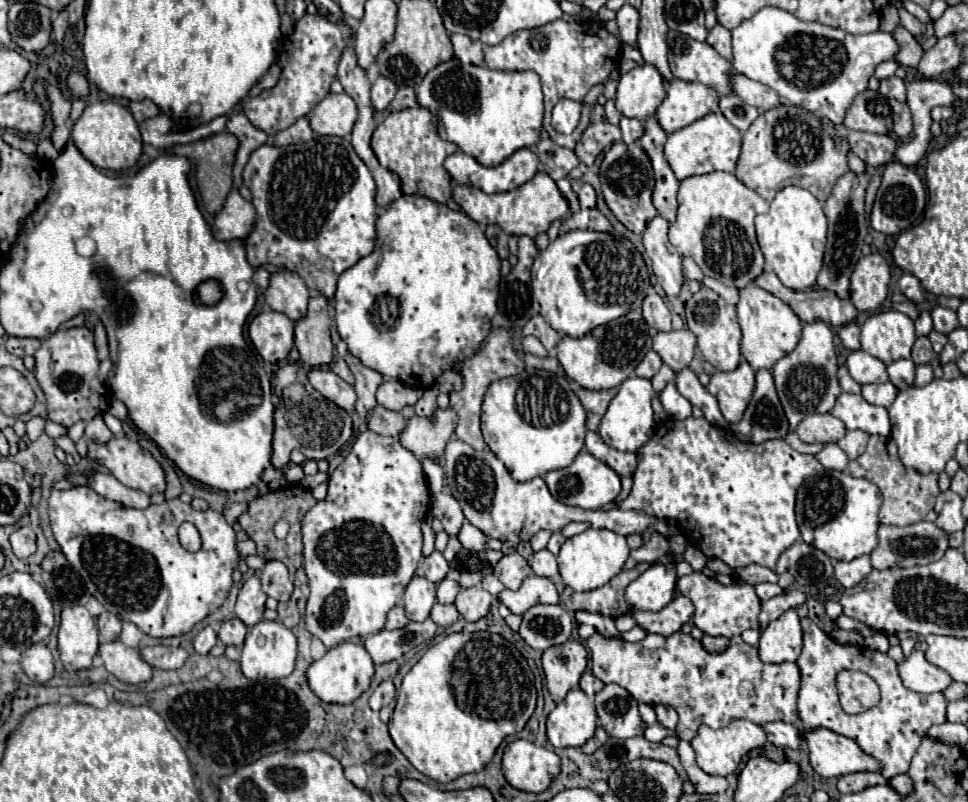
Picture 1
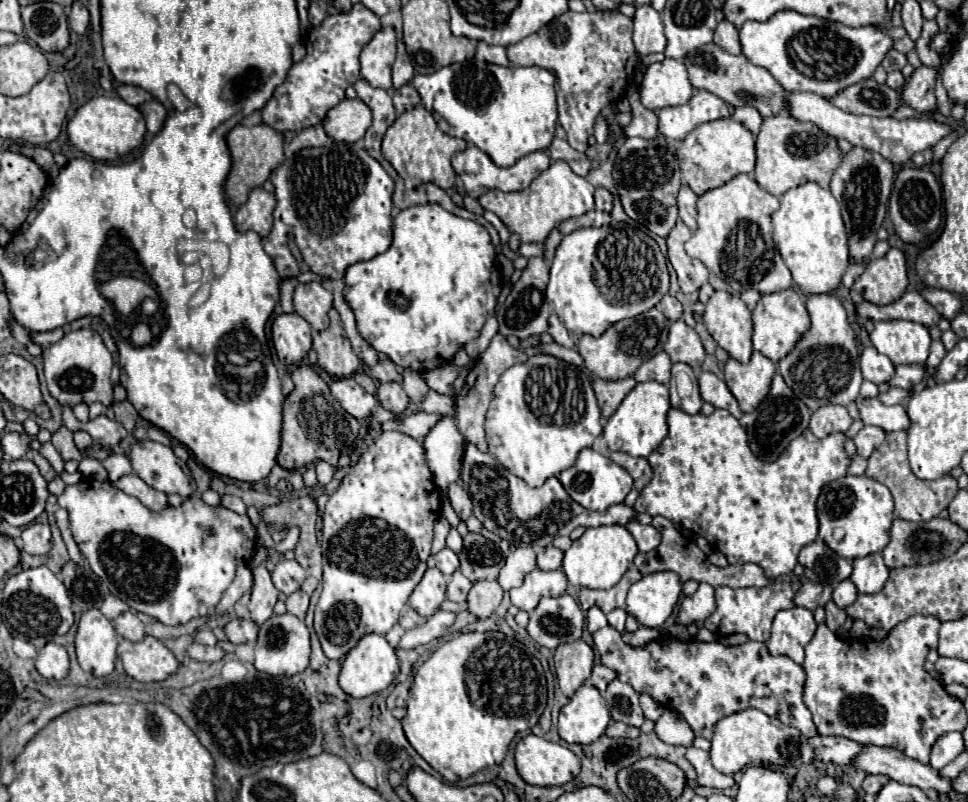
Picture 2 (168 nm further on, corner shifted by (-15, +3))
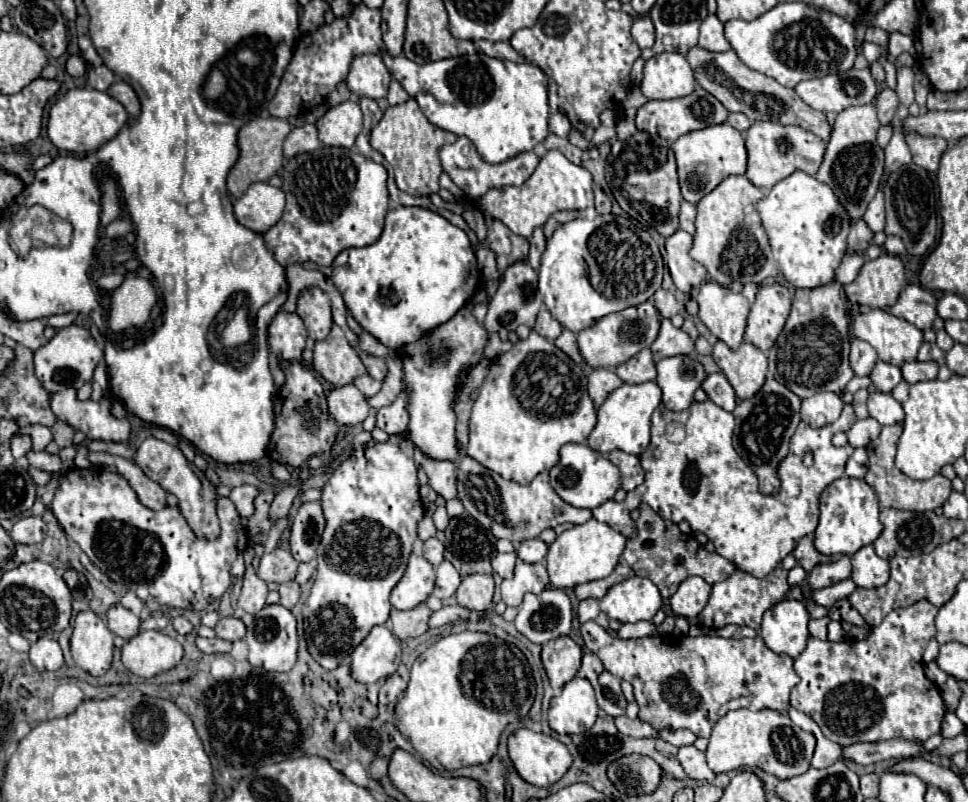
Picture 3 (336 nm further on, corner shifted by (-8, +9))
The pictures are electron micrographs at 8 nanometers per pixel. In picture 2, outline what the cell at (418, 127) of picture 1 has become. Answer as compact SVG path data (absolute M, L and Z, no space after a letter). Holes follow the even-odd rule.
M422 104L400 114L396 118L396 122L386 130L384 140L382 140L382 156L404 178L408 190L418 188L428 182L432 182L444 190L452 188L454 180L456 180L456 172L450 164L450 158L464 148L466 148L466 142L462 138L452 138L452 136L444 134L436 126L432 114Z

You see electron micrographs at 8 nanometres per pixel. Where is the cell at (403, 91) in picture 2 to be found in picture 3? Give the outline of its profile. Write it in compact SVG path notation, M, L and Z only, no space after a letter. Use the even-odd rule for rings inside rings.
M393 80L393 82L391 82L391 86L389 86L387 100L389 100L389 104L391 104L391 106L395 106L395 104L403 104L403 102L407 102L407 100L409 100L409 94L403 90L403 86L401 86L397 80Z

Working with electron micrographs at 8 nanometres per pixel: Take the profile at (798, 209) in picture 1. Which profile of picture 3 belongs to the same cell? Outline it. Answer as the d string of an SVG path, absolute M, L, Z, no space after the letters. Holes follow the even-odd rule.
M797 170L771 188L757 204L757 212L769 236L773 258L789 284L795 288L817 288L833 282L835 270L847 252L851 222L829 186Z

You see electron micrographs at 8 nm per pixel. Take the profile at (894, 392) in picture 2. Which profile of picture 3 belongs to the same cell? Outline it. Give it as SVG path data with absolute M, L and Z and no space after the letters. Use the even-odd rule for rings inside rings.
M859 390L853 394L853 408L855 408L855 414L857 418L867 418L867 410L865 410L865 402L867 402L867 396L869 392L867 390Z

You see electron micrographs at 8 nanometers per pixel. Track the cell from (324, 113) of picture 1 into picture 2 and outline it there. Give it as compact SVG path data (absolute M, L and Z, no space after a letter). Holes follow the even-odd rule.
M346 98L326 114L322 124L326 134L336 142L354 144L366 134L368 126L372 124L372 112L360 98Z

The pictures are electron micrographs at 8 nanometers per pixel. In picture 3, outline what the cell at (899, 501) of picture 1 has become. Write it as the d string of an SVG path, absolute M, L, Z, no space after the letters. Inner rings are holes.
M901 424L885 426L877 438L877 442L871 442L867 446L869 454L869 470L865 474L865 482L875 488L879 496L881 508L899 508L899 510L913 510L913 512L925 512L925 510L935 510L943 506L943 502L951 494L951 482L943 474L935 474L929 480L911 480L907 478L897 466L895 466L895 448L901 436Z

